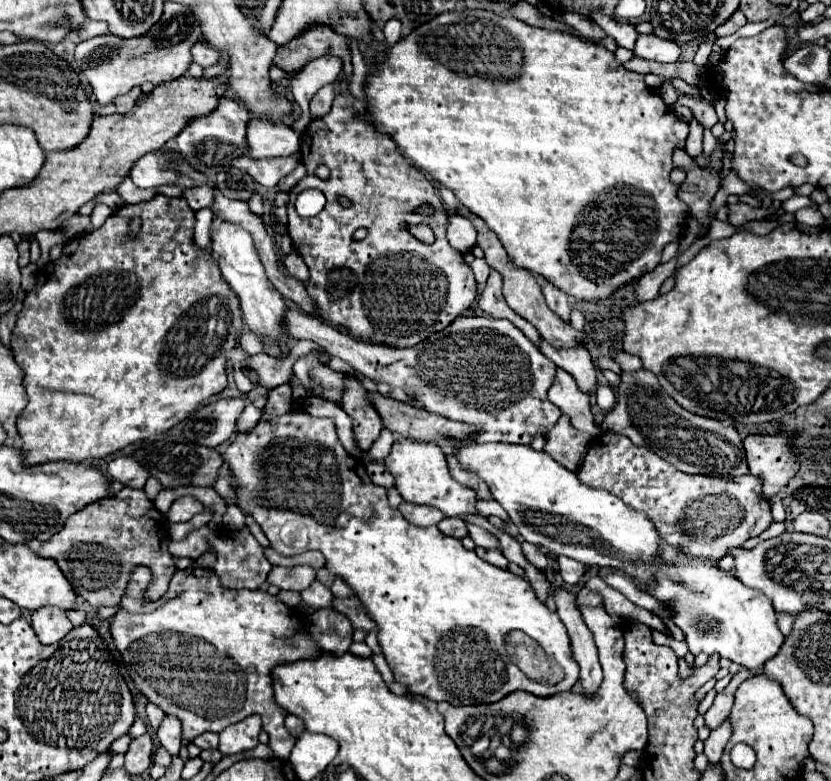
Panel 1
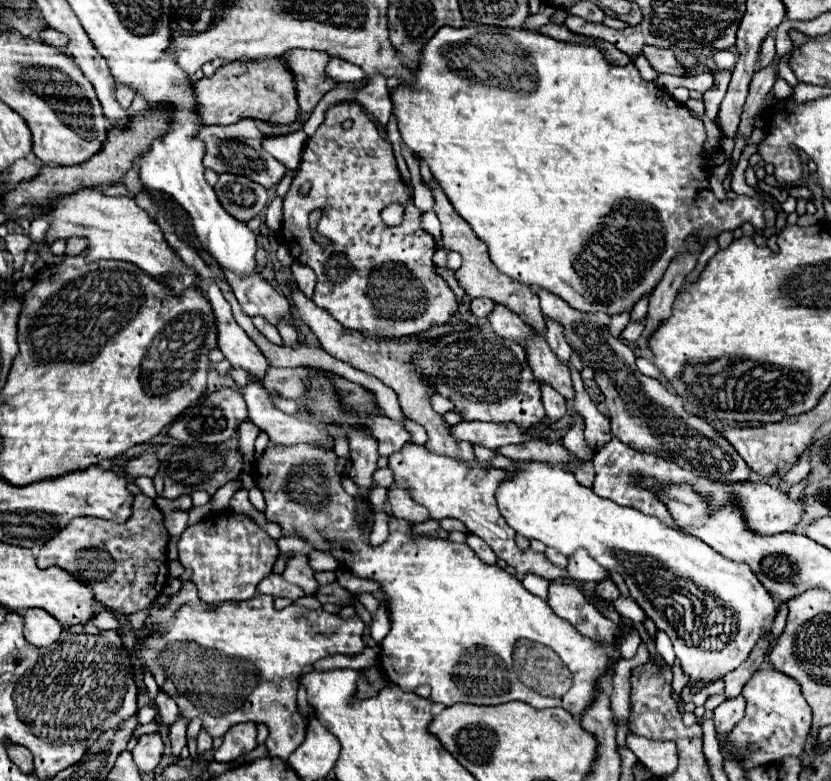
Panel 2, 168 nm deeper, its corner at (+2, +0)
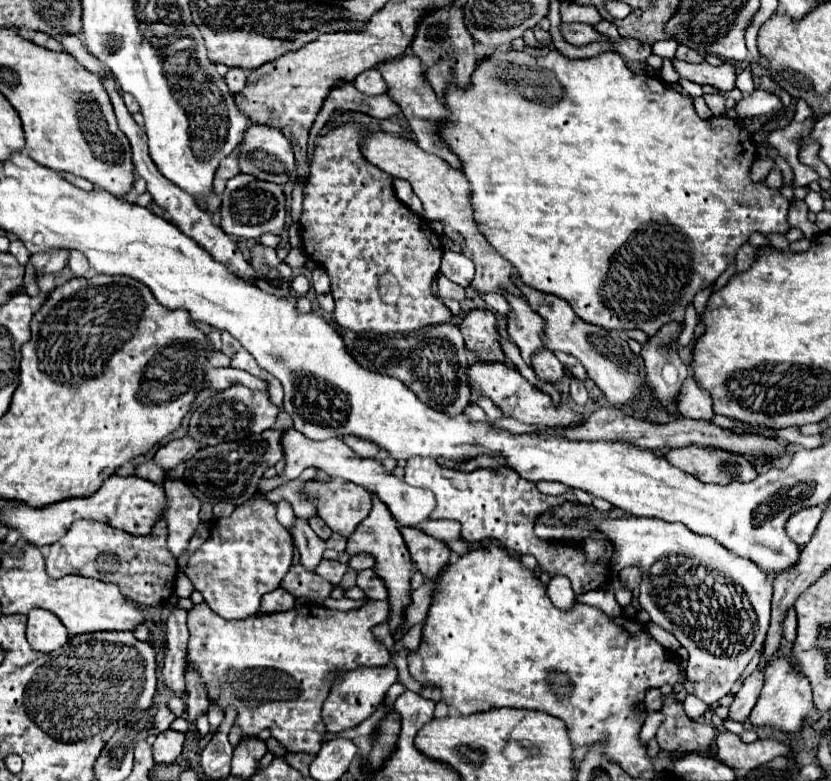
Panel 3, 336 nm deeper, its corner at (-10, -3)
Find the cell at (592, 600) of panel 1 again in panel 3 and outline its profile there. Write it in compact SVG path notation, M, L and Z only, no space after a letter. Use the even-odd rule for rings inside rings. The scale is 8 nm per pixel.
M624 568L620 572L620 584L624 588L628 588L628 590L634 590L634 588L640 586L640 576L642 576L640 570L636 570L636 568Z

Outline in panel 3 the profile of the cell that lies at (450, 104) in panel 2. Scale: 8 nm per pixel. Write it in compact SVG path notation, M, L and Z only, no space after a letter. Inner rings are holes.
M510 48L508 52L496 50L476 64L466 88L460 88L456 84L448 86L448 90L444 92L444 106L450 114L438 124L436 134L440 134L440 140L448 146L448 150L458 156L462 172L472 186L470 202L474 208L474 222L478 224L480 232L502 254L502 258L506 258L518 270L518 276L524 284L540 292L564 298L582 320L606 330L640 328L648 336L652 336L666 322L682 322L686 304L694 300L694 294L698 290L716 282L716 278L728 268L728 262L734 260L738 248L748 242L748 236L752 232L786 234L790 230L790 224L786 220L790 202L778 192L770 190L764 182L750 182L748 170L752 166L752 160L756 160L756 144L752 144L752 132L740 120L730 120L724 116L702 120L696 114L690 98L684 98L658 78L634 74L618 52L602 52L596 58L572 60L562 56L558 50L550 50L548 56L542 58L534 58L514 48Z

